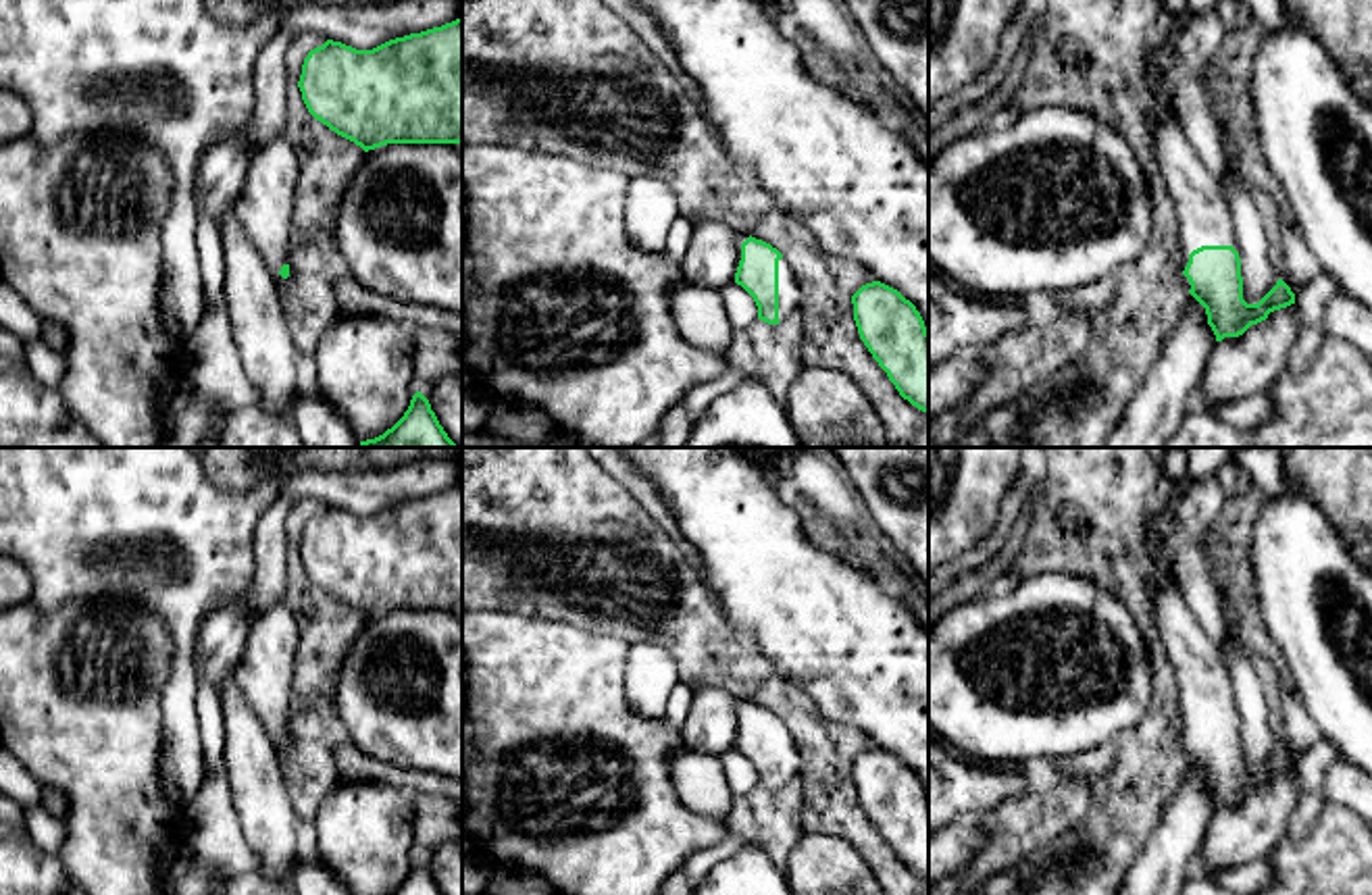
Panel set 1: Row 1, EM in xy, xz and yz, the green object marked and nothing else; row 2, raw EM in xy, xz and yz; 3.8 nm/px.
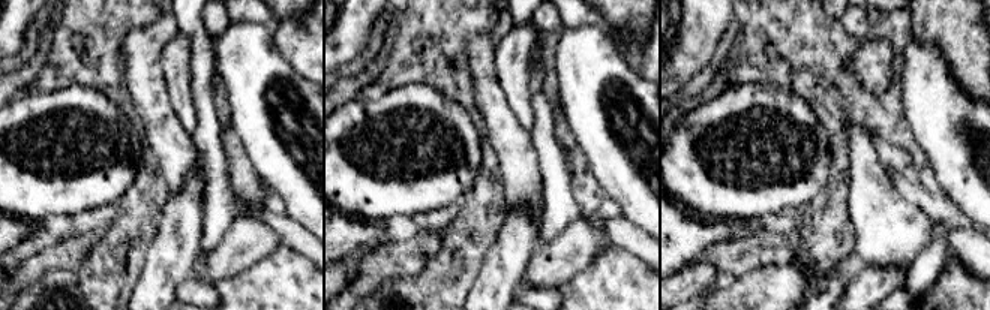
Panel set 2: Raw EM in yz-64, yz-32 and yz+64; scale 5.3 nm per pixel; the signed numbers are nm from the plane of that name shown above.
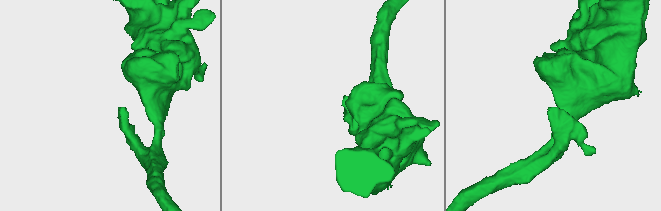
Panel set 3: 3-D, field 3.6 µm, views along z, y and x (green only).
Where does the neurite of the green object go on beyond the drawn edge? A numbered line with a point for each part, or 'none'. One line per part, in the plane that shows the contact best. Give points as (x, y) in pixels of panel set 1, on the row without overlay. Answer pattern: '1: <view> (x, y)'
1: yz (1202, 679)

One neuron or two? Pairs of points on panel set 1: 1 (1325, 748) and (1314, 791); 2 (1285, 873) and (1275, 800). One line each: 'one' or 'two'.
1: one
2: two

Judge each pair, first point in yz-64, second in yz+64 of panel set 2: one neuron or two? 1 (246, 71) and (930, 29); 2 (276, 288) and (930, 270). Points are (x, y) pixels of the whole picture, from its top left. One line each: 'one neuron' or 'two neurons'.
1: two neurons
2: two neurons

